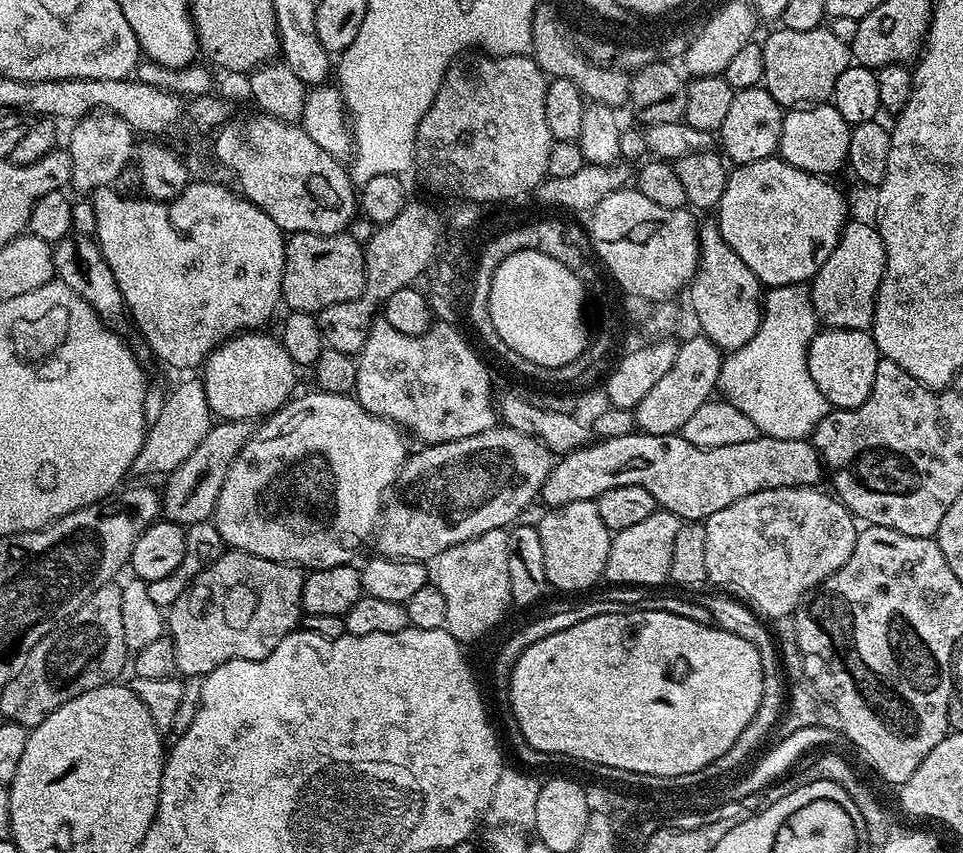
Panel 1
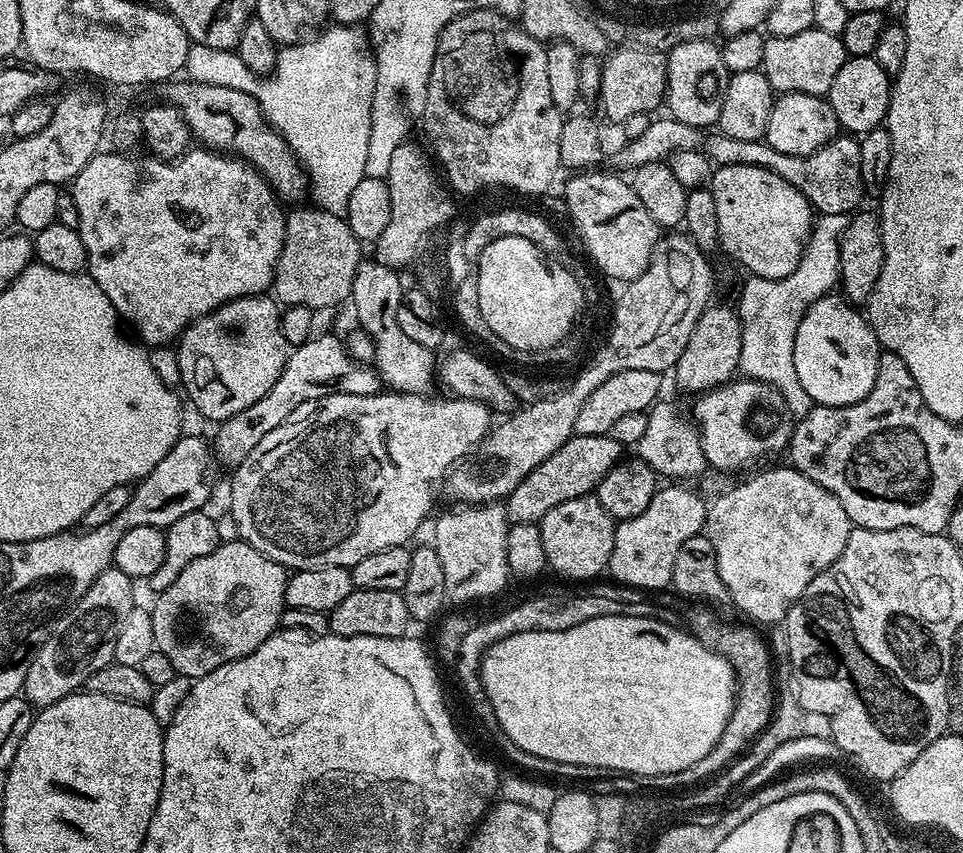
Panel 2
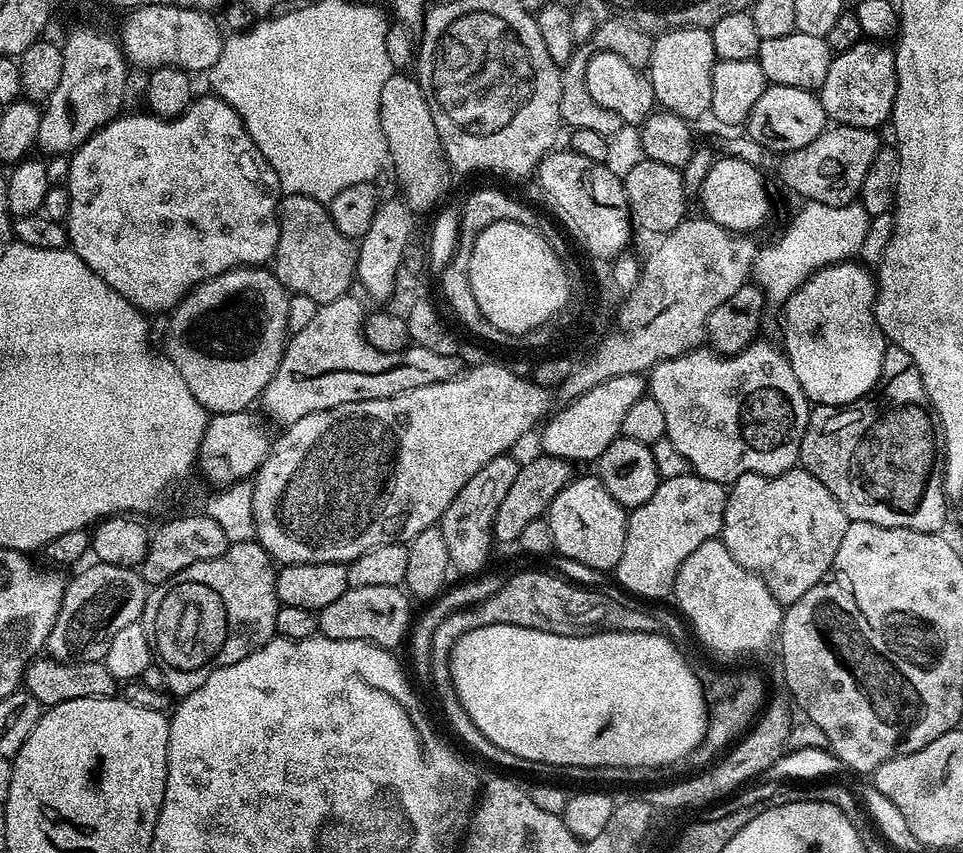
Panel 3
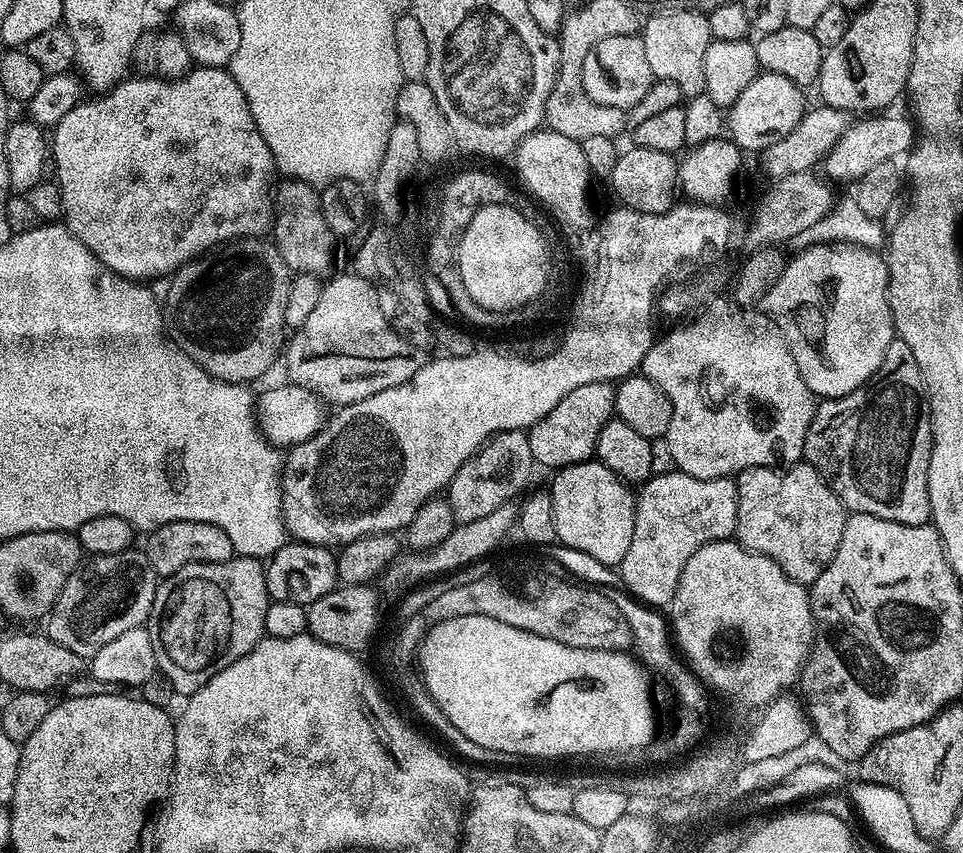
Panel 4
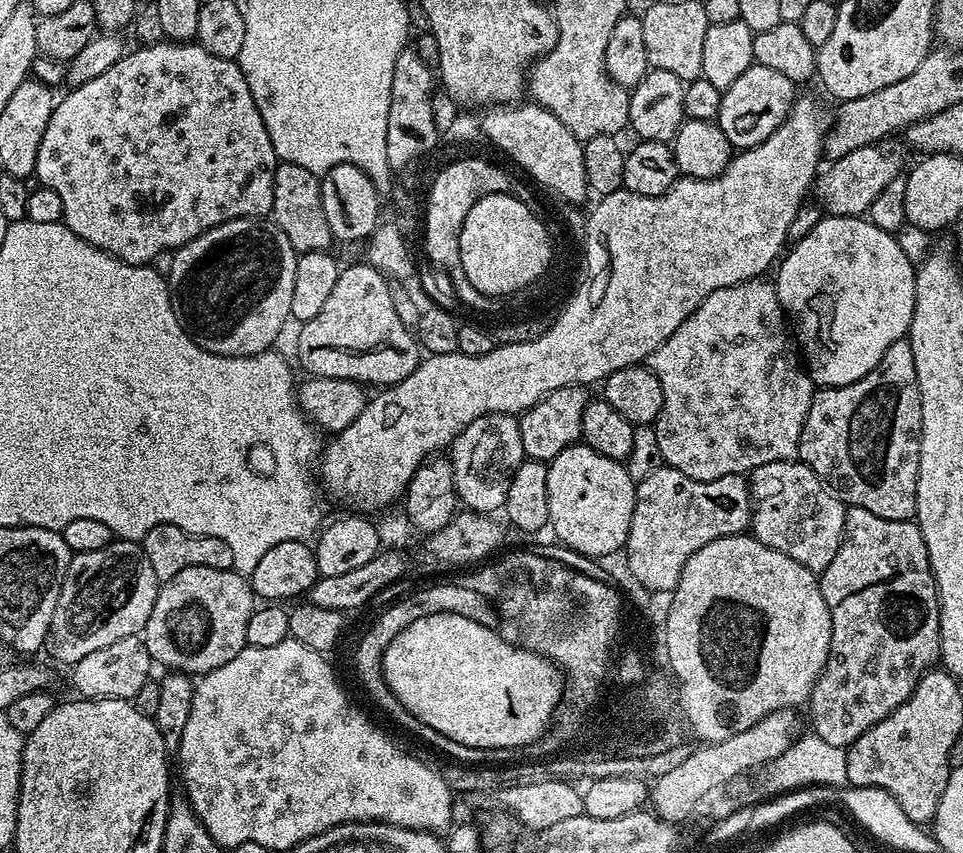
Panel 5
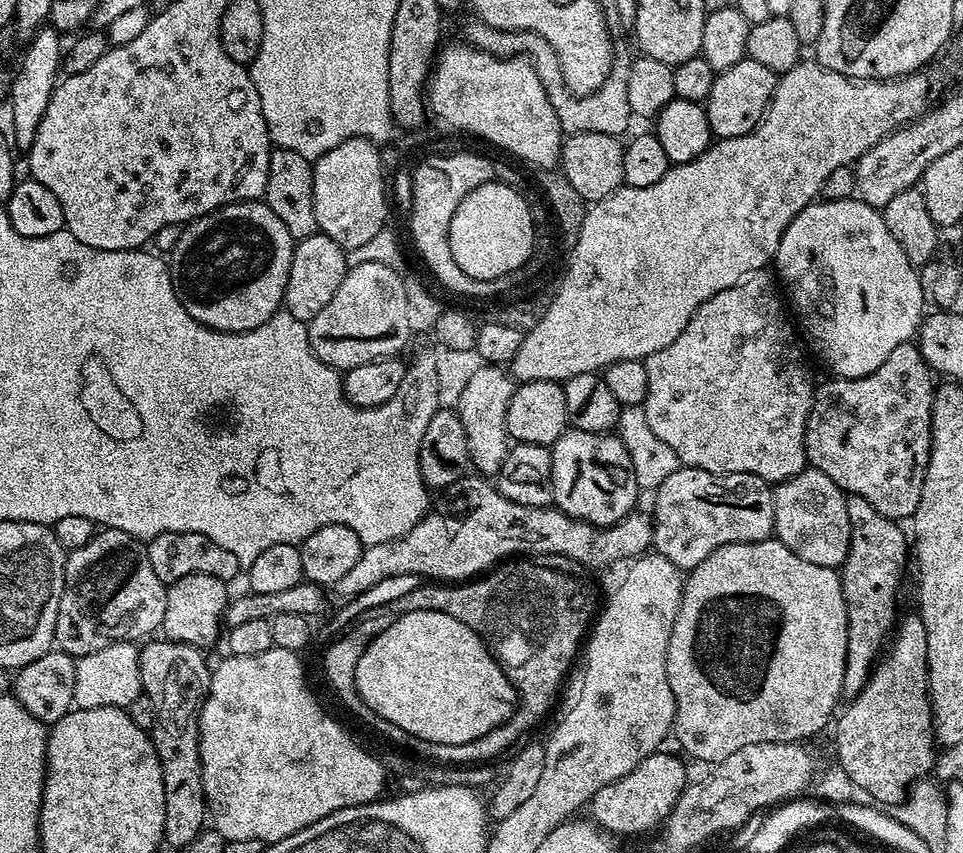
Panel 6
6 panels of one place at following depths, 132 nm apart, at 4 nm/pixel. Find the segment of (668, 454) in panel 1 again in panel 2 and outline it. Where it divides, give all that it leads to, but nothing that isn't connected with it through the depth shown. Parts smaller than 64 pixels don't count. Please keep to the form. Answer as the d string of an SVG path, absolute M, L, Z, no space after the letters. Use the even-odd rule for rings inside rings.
M574 434L566 443L558 446L558 450L554 450L554 454L550 454L550 458L542 462L542 466L534 466L534 470L530 470L530 474L526 474L526 478L522 478L522 482L518 482L518 486L514 486L514 490L506 497L509 525L539 524L546 514L550 514L550 510L554 510L554 506L562 502L570 502L570 498L595 493L602 478L606 478L606 474L620 459L622 459L622 445L612 435L578 436Z

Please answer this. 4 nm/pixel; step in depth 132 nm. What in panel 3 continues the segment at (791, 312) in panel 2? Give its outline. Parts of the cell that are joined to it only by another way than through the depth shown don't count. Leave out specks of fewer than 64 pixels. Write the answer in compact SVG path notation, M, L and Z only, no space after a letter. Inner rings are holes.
M813 200L801 203L801 208L792 216L784 233L773 244L757 251L752 263L751 279L764 293L769 305L783 306L794 289L816 269L826 264L848 262L859 257L862 241L866 238L868 211L859 202L842 206L826 206Z

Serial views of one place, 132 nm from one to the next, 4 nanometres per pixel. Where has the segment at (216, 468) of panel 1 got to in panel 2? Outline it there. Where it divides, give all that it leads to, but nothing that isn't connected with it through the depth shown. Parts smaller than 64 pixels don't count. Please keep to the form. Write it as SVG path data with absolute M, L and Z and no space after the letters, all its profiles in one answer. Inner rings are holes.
M313 335L312 339L307 340L305 344L297 344L289 351L288 361L274 386L254 406L246 406L242 414L231 416L229 420L223 421L216 432L216 444L214 440L214 456L217 461L220 460L228 467L228 470L235 469L237 464L242 463L246 454L274 430L274 426L282 426L290 414L302 402L310 402L314 398L329 396L335 392L342 394L362 394L363 396L372 396L381 391L382 381L375 367L367 363L355 360L351 354L344 349L344 341L338 335L320 336Z

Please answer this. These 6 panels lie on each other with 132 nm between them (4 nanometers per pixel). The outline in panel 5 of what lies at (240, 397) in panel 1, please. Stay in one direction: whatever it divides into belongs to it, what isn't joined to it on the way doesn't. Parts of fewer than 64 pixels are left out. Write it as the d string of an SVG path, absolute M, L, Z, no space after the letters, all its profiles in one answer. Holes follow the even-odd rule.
M234 218L230 222L222 222L202 234L198 234L198 238L194 238L180 248L175 249L173 254L174 262L166 277L168 291L172 298L172 308L176 312L178 322L187 330L193 342L198 346L202 346L202 350L206 350L210 354L253 356L254 354L269 351L275 345L272 343L279 338L280 331L284 328L284 319L287 321L292 314L290 297L294 294L294 270L296 269L297 255L294 246L290 246L290 238L286 238L286 234L282 234L279 226L273 224L271 219L268 218Z

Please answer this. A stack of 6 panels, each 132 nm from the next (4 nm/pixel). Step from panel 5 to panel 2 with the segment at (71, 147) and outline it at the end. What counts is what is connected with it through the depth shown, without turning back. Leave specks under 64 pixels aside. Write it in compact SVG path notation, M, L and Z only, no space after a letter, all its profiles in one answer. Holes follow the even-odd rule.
M192 146L175 160L161 160L159 156L151 154L140 155L125 154L115 150L97 152L96 156L90 158L90 162L86 162L86 166L82 166L80 173L70 181L70 195L74 198L74 206L78 206L78 231L82 238L82 246L86 246L87 275L92 276L94 282L98 282L98 286L102 286L102 294L110 298L117 317L129 329L132 327L137 332L135 335L145 345L168 346L199 316L205 316L206 313L213 312L218 306L231 300L267 293L273 287L276 278L276 263L284 245L286 212L285 209L280 209L281 201L264 176L252 164L245 163L234 154L213 152L211 148L203 146Z

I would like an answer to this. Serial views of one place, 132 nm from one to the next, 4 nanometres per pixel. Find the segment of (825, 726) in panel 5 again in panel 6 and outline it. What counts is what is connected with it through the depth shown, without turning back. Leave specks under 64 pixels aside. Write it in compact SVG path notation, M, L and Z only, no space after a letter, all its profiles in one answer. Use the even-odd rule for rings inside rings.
M847 497L846 514L850 514L850 550L839 569L842 594L848 615L848 641L846 642L846 670L844 671L845 697L856 696L867 684L876 661L886 648L886 641L898 620L896 595L900 592L900 579L904 567L910 564L910 540L897 521L878 514L866 498Z

